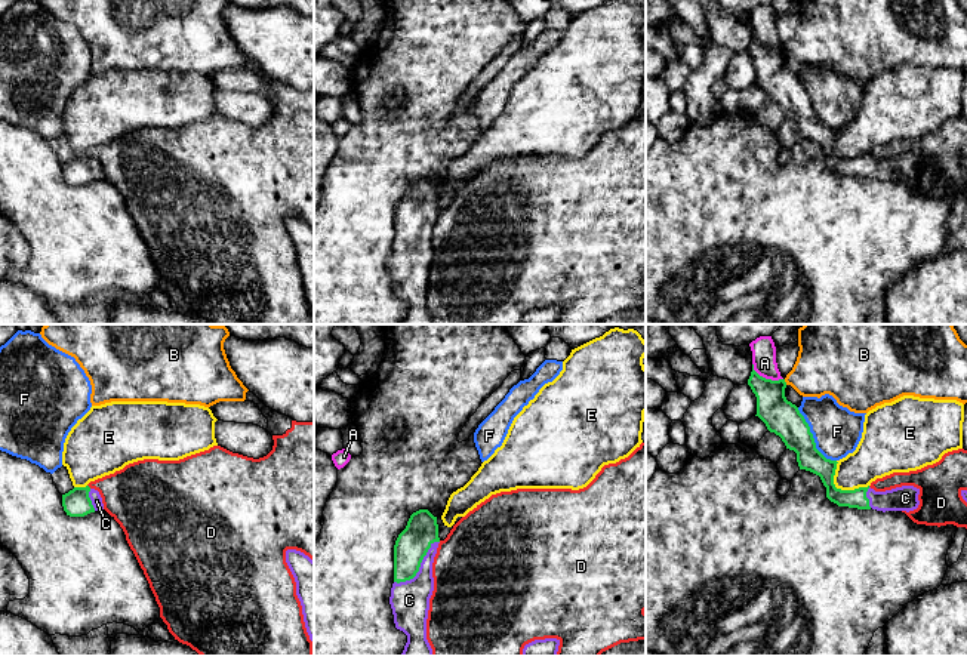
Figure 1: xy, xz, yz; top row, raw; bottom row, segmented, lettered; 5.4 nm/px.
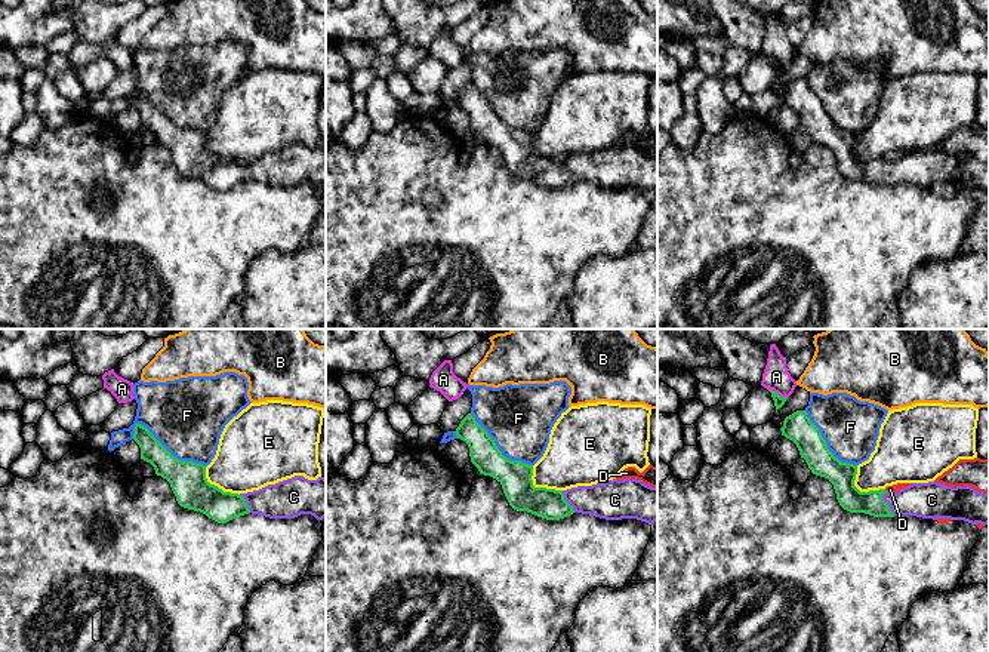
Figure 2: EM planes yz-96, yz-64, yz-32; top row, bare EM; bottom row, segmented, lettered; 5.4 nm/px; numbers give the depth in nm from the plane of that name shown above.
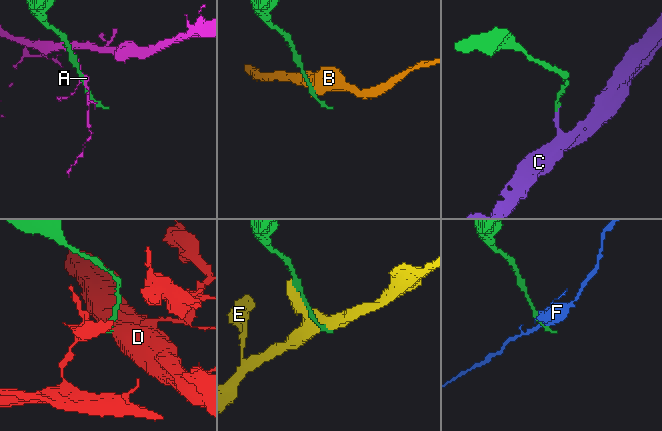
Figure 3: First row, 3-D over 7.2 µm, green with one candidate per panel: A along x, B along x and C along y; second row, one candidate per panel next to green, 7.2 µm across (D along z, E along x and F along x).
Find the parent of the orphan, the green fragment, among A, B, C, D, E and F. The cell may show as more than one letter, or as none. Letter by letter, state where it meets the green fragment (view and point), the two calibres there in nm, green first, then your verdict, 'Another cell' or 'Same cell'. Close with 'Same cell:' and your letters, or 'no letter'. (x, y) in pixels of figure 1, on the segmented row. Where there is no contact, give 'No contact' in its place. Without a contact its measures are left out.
A: Touches green at yz (764, 378). Thickness 190 nm (green) against 130 nm. Another cell
B: Touches green at yz (785, 382). Thickness 190 nm (green) against 320 nm. Another cell
C: Touches green at xz (419, 566). Thickness 180 nm (green) against 220 nm. Same cell
D: No contact. Another cell
E: Touches green at yz (840, 489). Thickness 140 nm (green) against 220 nm. Another cell
F: Touches green at yz (812, 437). Thickness 190 nm (green) against 260 nm. Another cell
Same cell: C

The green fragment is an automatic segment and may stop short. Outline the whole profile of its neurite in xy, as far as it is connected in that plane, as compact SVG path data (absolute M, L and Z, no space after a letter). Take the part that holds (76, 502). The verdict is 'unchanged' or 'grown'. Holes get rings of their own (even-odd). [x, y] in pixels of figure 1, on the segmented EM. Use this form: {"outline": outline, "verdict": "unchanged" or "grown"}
{"outline": "M89 486L74 487L62 495L62 506L70 517L84 517L90 512L104 509L99 492Z", "verdict": "grown"}

